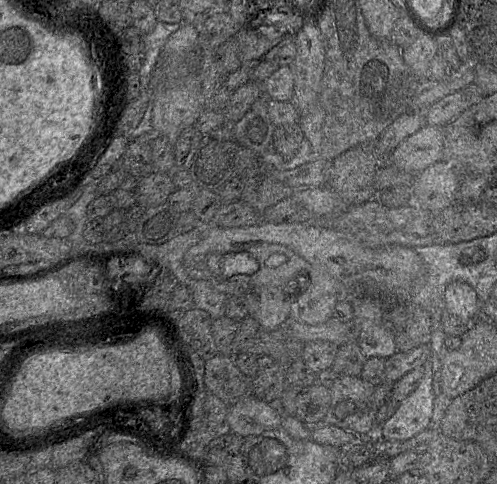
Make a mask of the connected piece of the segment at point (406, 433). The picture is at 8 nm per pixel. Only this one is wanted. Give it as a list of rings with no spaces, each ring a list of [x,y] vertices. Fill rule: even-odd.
[[[433,352],[423,365],[424,376],[417,388],[400,404],[392,417],[377,428],[377,438],[405,442],[432,426],[435,396],[432,389]]]

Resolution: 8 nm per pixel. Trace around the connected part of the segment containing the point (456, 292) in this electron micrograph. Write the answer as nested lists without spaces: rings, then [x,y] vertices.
[[[452,281],[446,286],[443,304],[450,315],[465,322],[474,321],[481,312],[475,290],[463,281]]]

